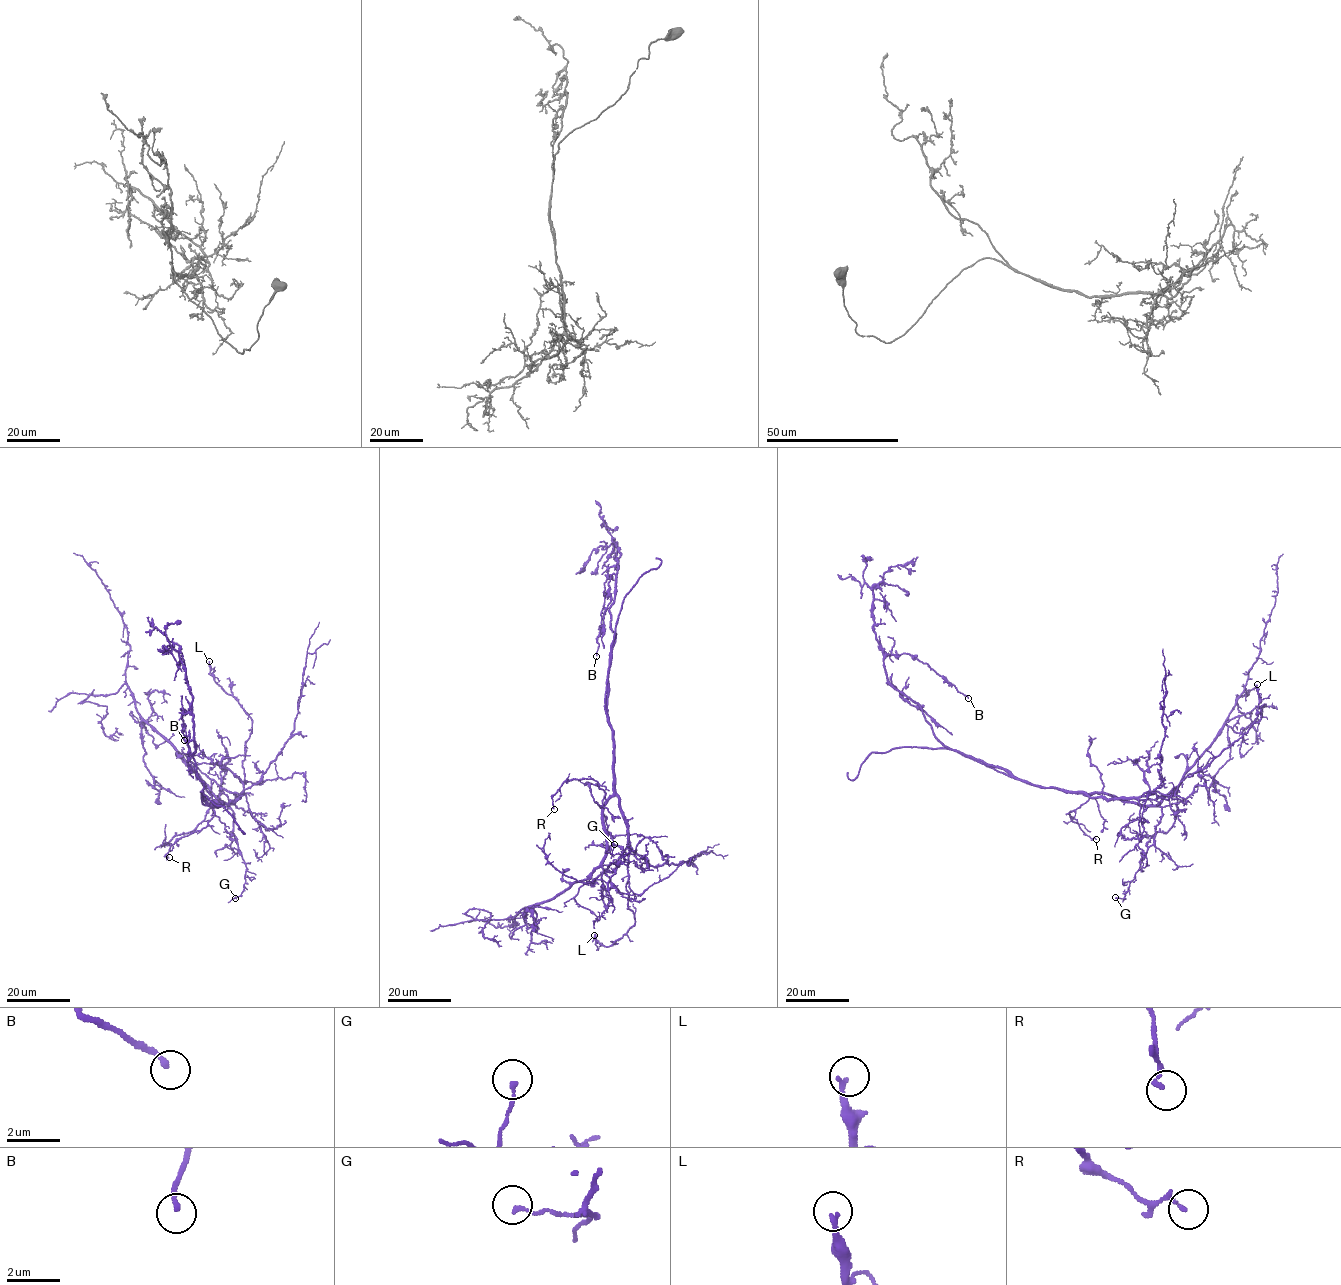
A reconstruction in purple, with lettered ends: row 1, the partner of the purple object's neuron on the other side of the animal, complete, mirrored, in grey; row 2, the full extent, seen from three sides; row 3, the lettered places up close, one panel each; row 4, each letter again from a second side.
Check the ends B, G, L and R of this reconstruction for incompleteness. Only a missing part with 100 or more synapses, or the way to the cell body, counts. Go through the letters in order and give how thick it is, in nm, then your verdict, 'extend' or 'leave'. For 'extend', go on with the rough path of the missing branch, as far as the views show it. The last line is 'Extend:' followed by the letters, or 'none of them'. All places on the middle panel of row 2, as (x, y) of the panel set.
B: 180 nm thick; leave
G: 140 nm thick; leave
L: 180 nm thick; leave
R: 140 nm thick; leave
Extend: none of them

